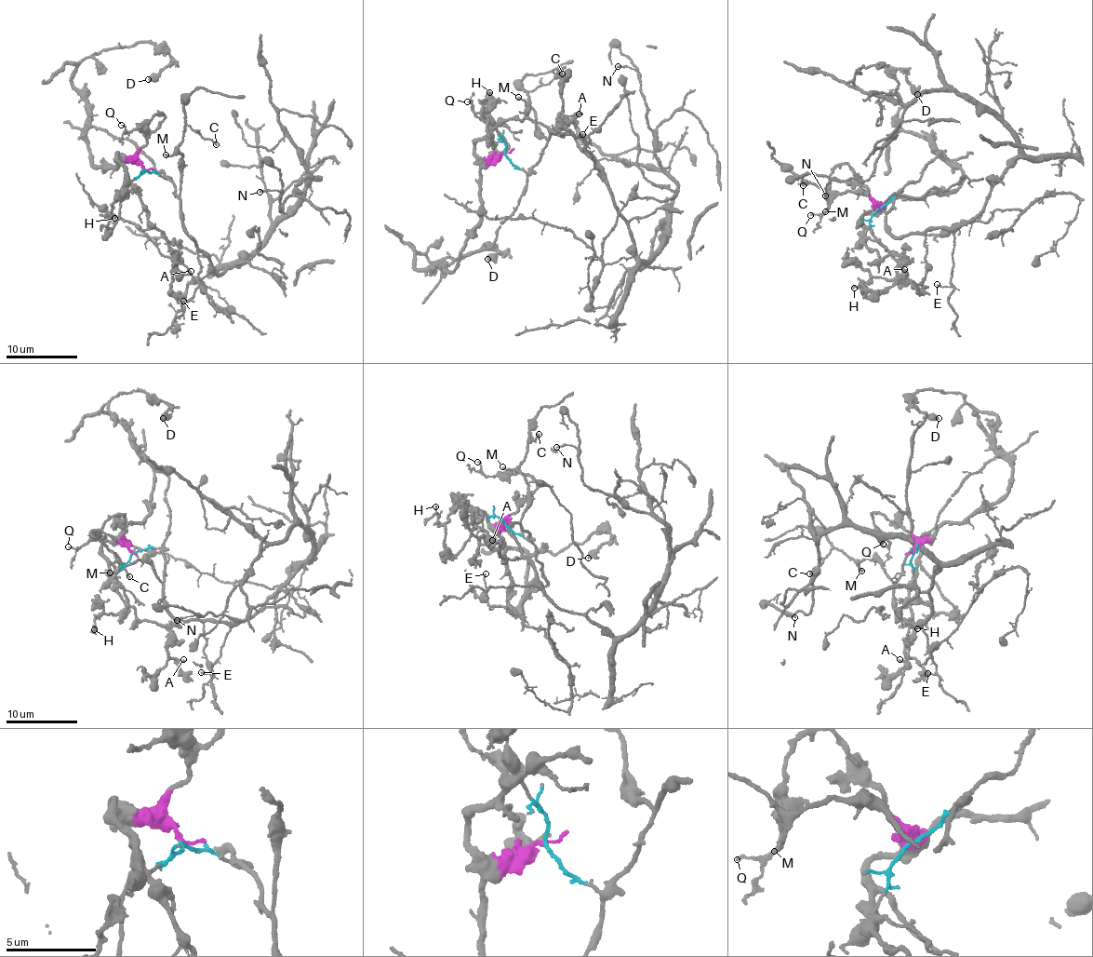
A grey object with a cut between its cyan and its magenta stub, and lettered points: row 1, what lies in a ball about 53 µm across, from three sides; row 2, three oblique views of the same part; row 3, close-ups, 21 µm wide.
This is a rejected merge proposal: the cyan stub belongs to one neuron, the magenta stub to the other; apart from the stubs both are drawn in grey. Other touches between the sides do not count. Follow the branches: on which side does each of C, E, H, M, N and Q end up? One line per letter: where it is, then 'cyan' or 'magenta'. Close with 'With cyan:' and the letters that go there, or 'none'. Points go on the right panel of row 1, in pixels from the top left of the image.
C: place (803, 185); cyan
E: place (937, 284); cyan
H: place (854, 288); magenta
M: place (825, 211); cyan
N: place (825, 195); cyan
Q: place (810, 215); magenta
With cyan: C, E, M, N

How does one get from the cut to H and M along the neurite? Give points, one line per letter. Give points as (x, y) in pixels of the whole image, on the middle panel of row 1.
H: (504, 153), (479, 157), (474, 149), (477, 141), (484, 138), (497, 144), (491, 143), (483, 112), (489, 91)
M: (504, 153), (513, 166), (526, 171), (539, 160), (547, 140), (539, 134), (532, 110), (517, 97)

